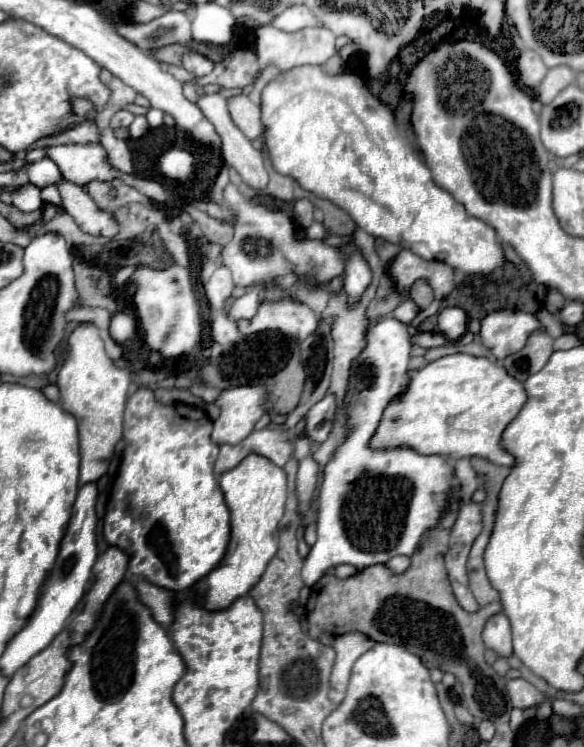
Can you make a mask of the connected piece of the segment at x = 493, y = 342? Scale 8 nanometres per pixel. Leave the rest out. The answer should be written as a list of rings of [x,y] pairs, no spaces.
[[[498,309],[490,311],[480,321],[480,337],[486,349],[492,351],[496,359],[508,357],[526,345],[526,337],[534,329],[542,329],[538,319],[532,313],[518,309]]]

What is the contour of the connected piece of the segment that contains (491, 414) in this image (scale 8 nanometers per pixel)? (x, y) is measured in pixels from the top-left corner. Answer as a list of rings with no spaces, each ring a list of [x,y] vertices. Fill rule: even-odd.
[[[456,353],[428,363],[408,377],[406,389],[386,405],[380,425],[368,441],[372,449],[408,447],[422,455],[482,457],[496,465],[514,465],[514,457],[500,445],[500,435],[526,403],[526,391],[502,365]]]

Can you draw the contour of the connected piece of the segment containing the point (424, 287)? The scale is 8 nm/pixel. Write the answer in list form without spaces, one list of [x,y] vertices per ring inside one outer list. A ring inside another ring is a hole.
[[[416,281],[416,285],[410,291],[410,297],[420,309],[426,309],[432,303],[432,299],[434,299],[432,289],[430,289],[430,285],[426,281]]]

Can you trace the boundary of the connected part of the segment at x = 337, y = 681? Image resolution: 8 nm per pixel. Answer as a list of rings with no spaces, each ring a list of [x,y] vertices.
[[[348,633],[334,639],[336,663],[330,677],[330,701],[334,705],[342,703],[352,665],[362,653],[366,653],[366,649],[370,649],[370,645],[374,645],[374,641],[366,641],[366,637],[358,637],[358,633]]]

